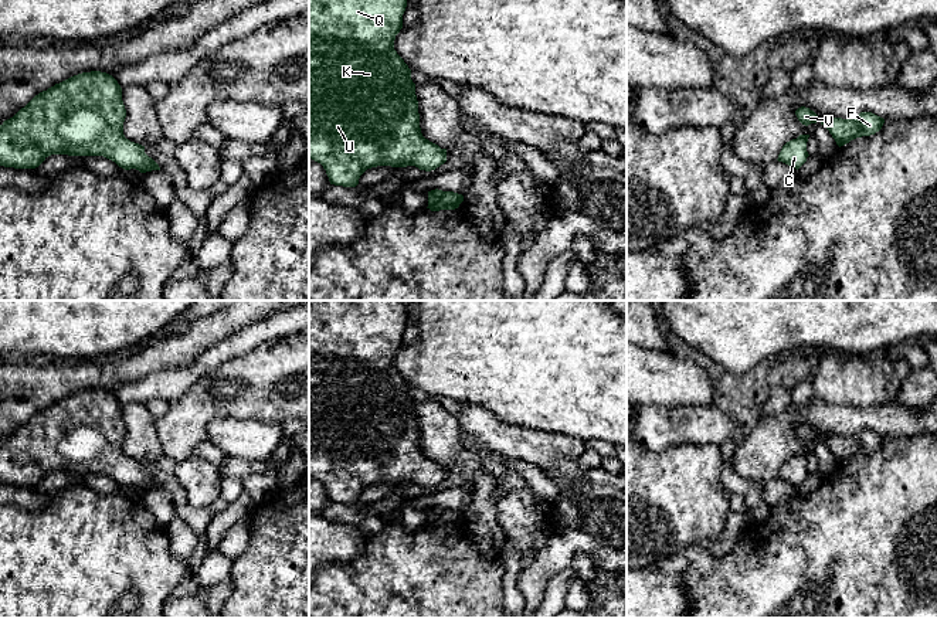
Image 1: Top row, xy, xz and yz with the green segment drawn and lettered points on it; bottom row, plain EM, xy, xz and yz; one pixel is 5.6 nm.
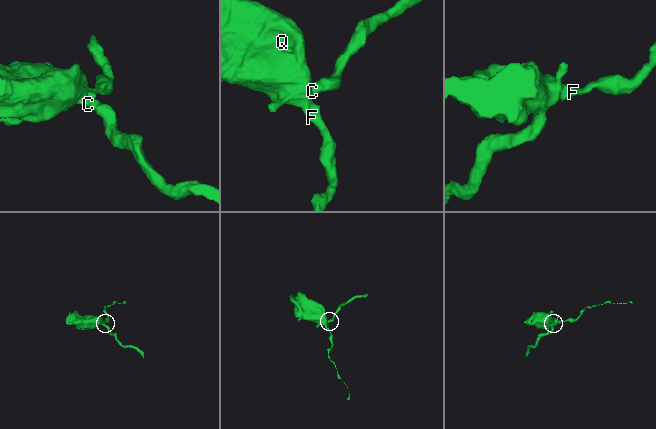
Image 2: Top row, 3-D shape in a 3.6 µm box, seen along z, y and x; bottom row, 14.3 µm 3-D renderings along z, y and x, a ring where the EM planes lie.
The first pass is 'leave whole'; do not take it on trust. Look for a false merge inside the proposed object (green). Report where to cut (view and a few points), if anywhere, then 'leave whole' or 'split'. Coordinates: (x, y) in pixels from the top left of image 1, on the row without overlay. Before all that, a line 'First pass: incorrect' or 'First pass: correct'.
First pass: correct
no cut | leave whole

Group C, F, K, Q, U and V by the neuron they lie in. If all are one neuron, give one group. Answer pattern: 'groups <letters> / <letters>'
groups C F K Q U V

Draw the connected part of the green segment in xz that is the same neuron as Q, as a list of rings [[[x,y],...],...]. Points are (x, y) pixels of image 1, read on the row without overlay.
[[[309,300],[309,476],[320,481],[330,502],[356,505],[360,493],[371,485],[415,483],[431,489],[447,479],[447,466],[425,456],[420,445],[418,418],[411,387],[394,367],[395,353],[403,346],[403,332],[407,325],[407,305],[404,300]]]

